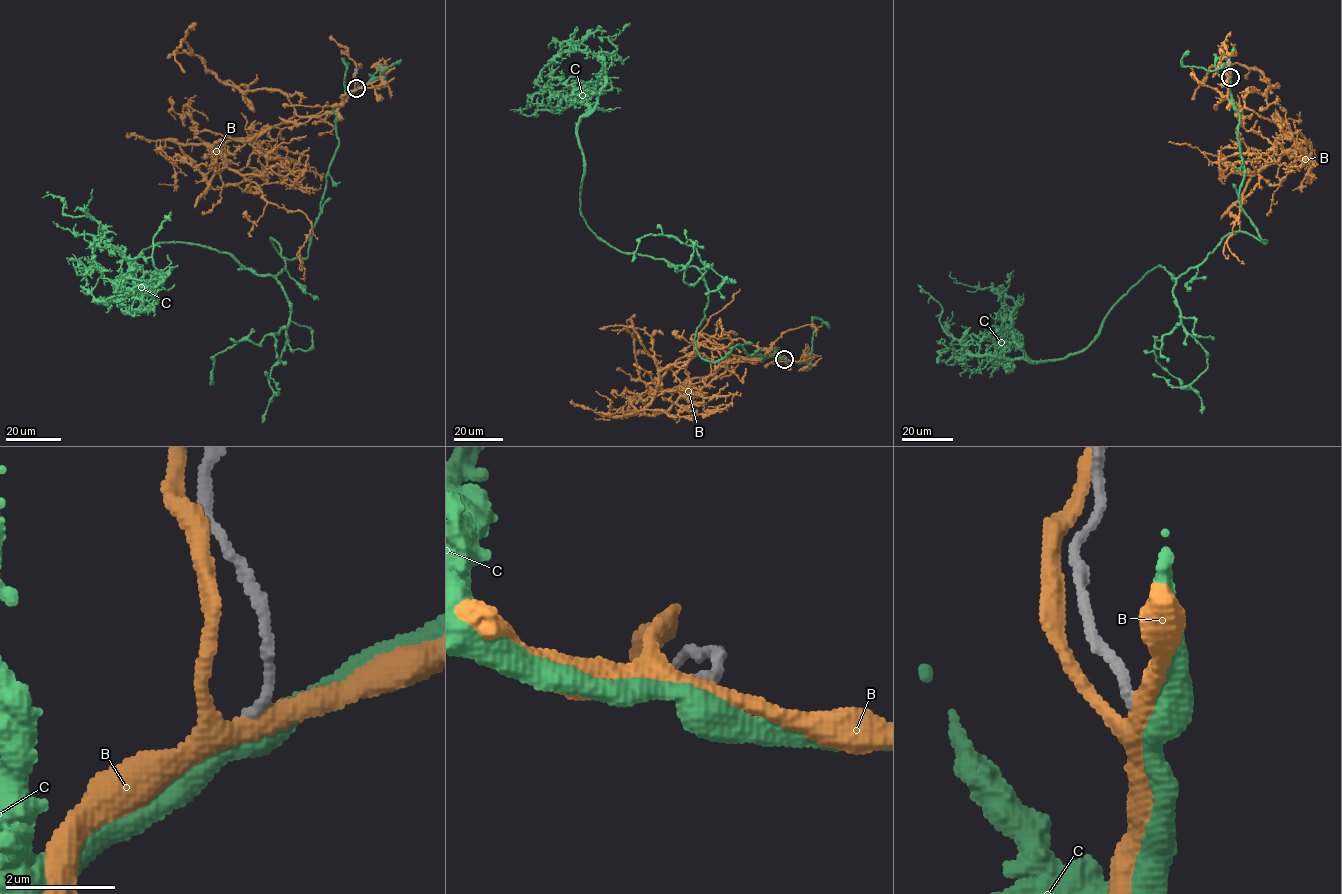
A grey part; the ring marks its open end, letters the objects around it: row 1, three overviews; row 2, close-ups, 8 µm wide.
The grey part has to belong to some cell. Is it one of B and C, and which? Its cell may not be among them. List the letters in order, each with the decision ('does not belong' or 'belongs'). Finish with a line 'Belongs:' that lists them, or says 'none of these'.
B: does not belong
C: does not belong
Belongs: none of these

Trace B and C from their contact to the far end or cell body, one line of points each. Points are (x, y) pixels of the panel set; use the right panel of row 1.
B: (1229, 76), (1228, 97), (1244, 120), (1238, 136), (1257, 155), (1279, 155), (1240, 198), (1227, 245), (1241, 263)
C: (1230, 77), (1266, 243), (1159, 266), (1052, 360), (1015, 340), (1012, 276)

